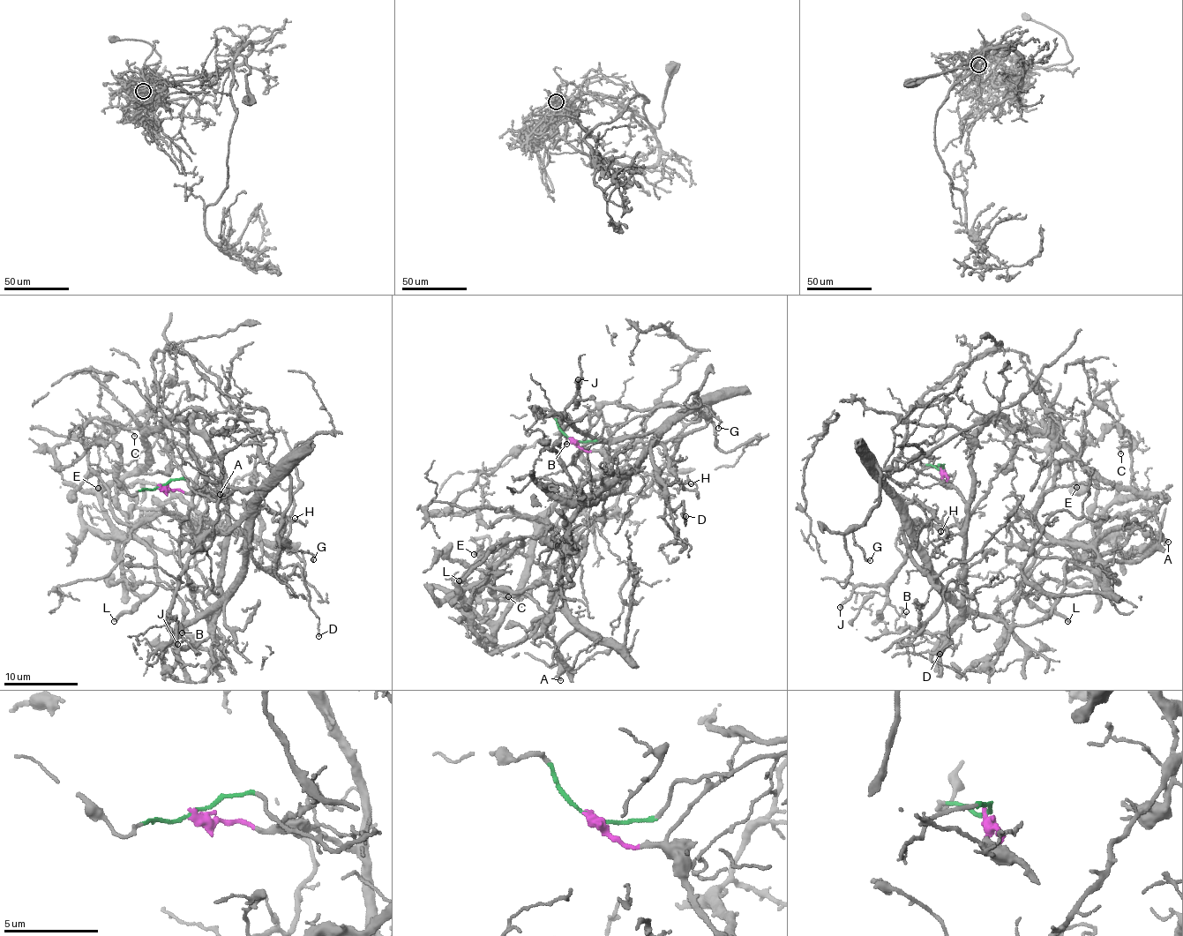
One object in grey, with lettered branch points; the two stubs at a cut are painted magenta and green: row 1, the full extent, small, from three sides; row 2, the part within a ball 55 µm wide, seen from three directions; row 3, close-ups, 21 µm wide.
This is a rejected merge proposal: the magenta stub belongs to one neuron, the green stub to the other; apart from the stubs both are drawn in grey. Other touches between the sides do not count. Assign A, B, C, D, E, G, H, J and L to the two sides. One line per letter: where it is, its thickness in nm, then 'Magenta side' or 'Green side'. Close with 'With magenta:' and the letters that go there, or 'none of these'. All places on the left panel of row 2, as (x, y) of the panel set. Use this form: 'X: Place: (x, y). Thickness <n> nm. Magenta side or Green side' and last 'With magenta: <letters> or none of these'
A: Place: (220, 494). Thickness 280 nm. Magenta side
B: Place: (182, 632). Thickness 180 nm. Green side
C: Place: (134, 436). Thickness 140 nm. Magenta side
D: Place: (318, 636). Thickness 150 nm. Green side
E: Place: (98, 488). Thickness 130 nm. Magenta side
G: Place: (313, 559). Thickness 130 nm. Green side
H: Place: (295, 518). Thickness 140 nm. Green side
J: Place: (177, 644). Thickness 280 nm. Green side
L: Place: (114, 621). Thickness 320 nm. Magenta side
With magenta: A, C, E, L

